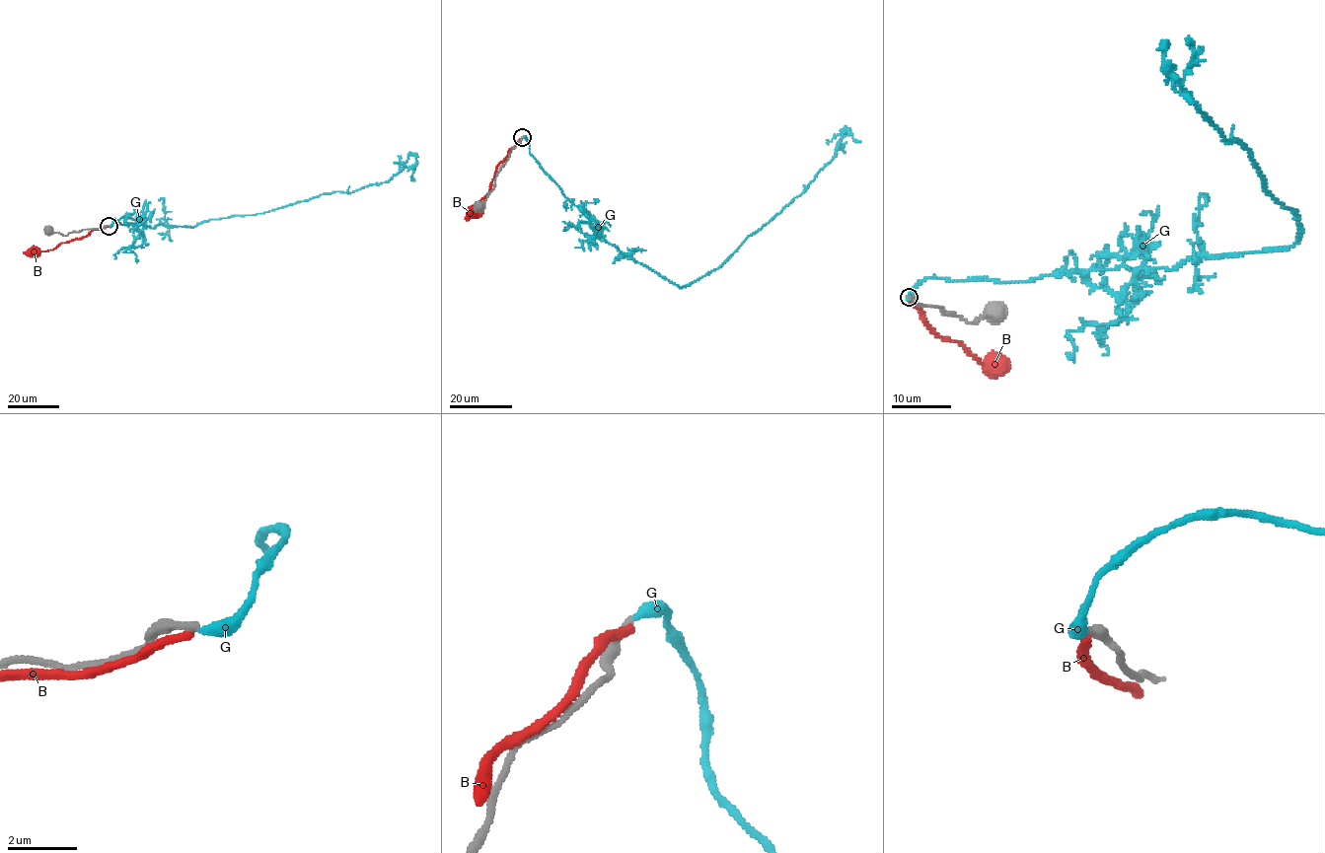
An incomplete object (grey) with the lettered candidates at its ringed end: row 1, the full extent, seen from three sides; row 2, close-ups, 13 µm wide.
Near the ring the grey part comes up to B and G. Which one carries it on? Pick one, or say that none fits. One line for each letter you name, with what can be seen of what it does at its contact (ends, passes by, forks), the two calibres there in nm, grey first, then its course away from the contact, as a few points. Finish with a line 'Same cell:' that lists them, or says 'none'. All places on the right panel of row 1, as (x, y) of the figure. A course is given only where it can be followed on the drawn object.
Same cell: none

